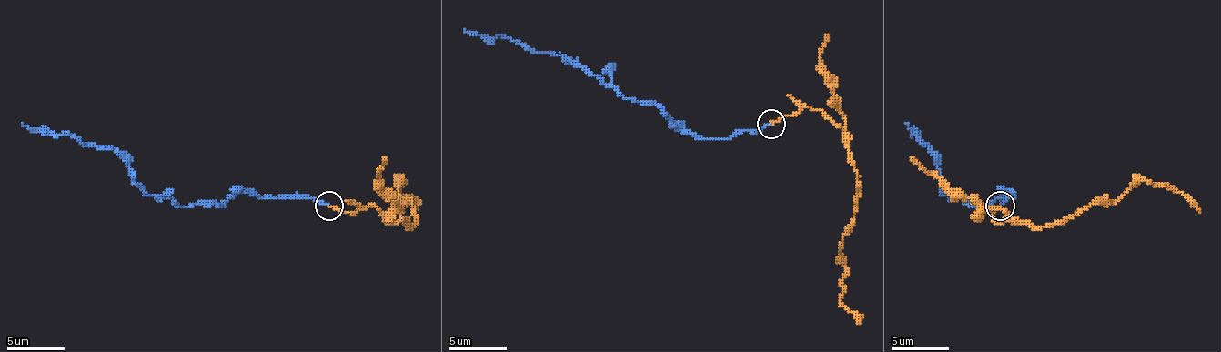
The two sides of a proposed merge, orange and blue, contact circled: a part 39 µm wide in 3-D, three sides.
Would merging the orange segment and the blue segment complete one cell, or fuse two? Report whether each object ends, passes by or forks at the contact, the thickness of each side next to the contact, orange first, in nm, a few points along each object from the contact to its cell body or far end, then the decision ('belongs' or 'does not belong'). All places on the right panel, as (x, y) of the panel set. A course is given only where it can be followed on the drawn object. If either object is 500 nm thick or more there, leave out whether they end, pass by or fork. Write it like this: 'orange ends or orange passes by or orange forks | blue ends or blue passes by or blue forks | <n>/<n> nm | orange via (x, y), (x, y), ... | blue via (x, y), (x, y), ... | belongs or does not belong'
orange ends | blue ends | 150/140 nm | orange via (1001, 206), (983, 206), (997, 221), (1064, 224), (1142, 180), (1174, 186), (1200, 212) | blue via (1001, 206), (1014, 198), (1009, 192), (972, 206), (945, 189), (928, 145), (905, 123) | does not belong

